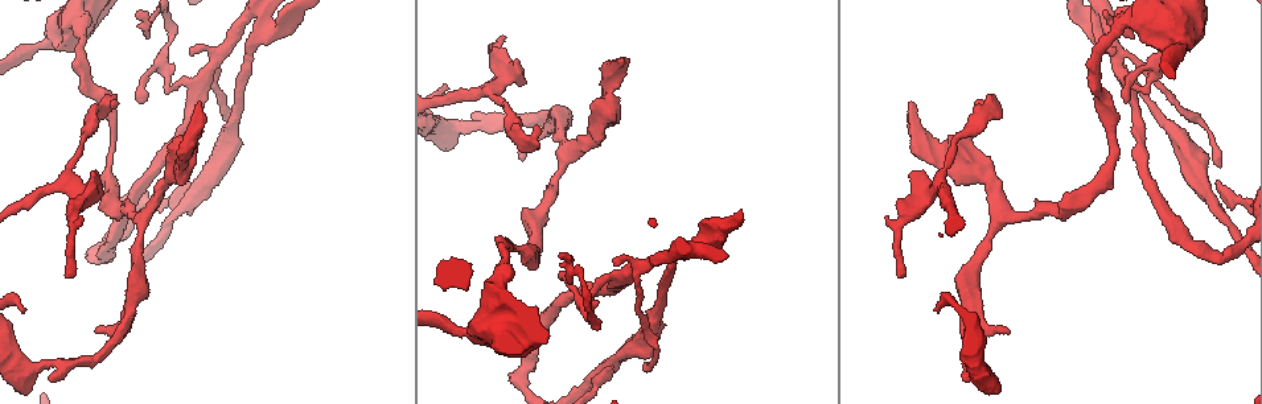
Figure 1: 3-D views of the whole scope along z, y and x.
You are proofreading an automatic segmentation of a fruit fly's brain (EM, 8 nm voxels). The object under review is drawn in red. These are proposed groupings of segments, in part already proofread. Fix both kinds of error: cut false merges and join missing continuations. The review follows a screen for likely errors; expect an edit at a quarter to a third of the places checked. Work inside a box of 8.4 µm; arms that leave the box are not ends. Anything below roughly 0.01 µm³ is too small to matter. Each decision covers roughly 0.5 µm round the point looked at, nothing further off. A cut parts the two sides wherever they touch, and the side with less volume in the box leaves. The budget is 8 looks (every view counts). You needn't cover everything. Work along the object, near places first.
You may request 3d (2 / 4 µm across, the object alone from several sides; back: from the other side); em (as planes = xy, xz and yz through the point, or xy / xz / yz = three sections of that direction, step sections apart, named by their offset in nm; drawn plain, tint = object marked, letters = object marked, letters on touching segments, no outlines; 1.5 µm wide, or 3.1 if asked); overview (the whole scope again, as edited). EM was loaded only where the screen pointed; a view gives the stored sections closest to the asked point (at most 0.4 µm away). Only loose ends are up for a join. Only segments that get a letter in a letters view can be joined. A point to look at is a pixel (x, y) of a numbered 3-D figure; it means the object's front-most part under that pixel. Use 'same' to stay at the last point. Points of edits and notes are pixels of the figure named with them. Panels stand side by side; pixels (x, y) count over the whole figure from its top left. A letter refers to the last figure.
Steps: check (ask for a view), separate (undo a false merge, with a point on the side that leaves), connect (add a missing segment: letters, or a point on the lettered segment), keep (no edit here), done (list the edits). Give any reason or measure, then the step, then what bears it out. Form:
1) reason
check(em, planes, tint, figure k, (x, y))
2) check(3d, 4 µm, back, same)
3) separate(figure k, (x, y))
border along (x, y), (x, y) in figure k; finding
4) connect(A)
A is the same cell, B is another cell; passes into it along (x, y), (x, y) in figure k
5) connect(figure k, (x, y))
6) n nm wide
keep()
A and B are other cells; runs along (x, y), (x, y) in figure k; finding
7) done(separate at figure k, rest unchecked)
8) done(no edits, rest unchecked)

tapers out
check(em, planes, plain, figure 1, (142, 101))

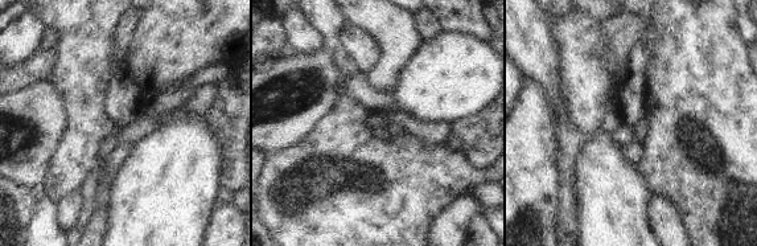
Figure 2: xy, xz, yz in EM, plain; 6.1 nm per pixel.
check(em, planes, tint, same)

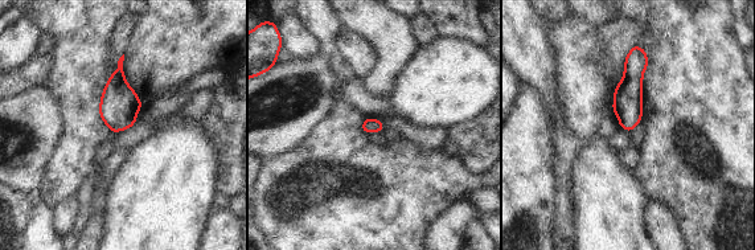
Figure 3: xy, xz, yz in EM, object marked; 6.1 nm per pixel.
what lies round it
check(em, planes, letters, same)

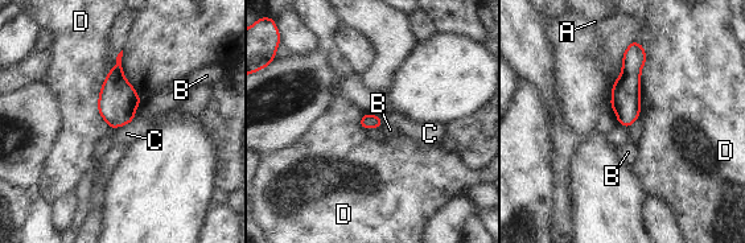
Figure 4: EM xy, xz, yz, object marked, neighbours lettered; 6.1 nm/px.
100 nm wide
keep()
A, B, C and D are other cells; runs along (636, 45), (626, 87), (625, 123) in figure 4; no lettered segment goes on from it

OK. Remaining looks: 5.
a narrow waist
check(em, planes, tint, figure 1, (84, 136))

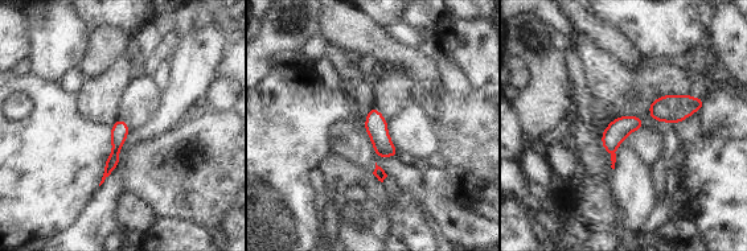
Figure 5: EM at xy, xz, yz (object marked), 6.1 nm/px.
check(em, planes, letters, same)

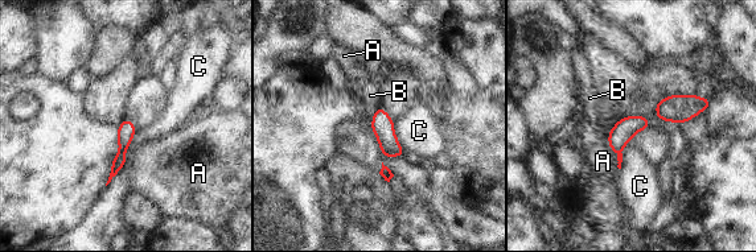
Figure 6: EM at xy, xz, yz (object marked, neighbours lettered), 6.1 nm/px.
keep()
A, B and C are other cells; runs along (128, 123), (120, 157), (114, 170) in figure 6; continuous, no second neuron

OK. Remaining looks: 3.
calibre changes
check(em, planes, tint, figure 1, (73, 219))

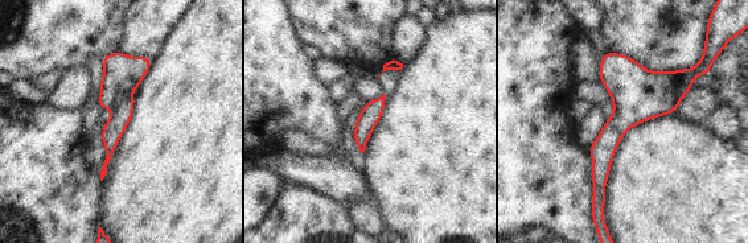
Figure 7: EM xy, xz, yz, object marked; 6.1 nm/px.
check(em, planes, letters, same)

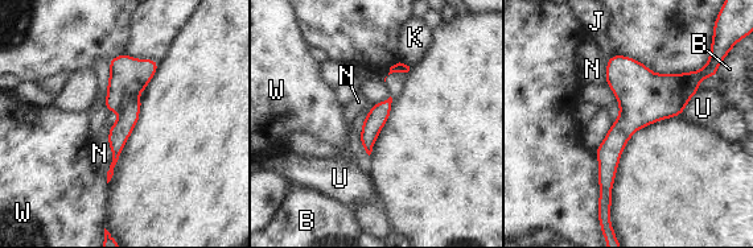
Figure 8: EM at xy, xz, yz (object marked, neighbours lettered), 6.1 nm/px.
120 nm wide
keep()
B, J, K, N, U and W are other cells; border along (110, 128), (111, 164), (106, 172) in figure 8; continuous, no second neuron

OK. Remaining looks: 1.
done(no edits, rest unchecked)

